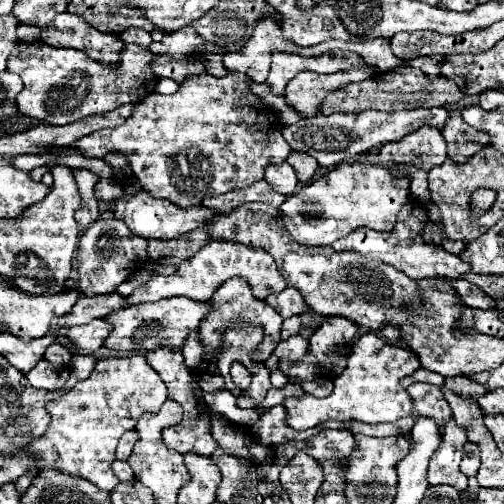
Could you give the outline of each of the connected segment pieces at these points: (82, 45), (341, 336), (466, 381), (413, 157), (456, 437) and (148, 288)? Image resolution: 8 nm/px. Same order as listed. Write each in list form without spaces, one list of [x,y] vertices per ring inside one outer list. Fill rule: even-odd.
[[[59,13],[51,25],[43,27],[41,41],[53,47],[71,47],[85,51],[91,59],[113,65],[119,61],[119,51],[125,47],[115,35],[95,31],[85,19],[71,13]]]
[[[329,317],[323,321],[319,331],[309,339],[309,353],[317,359],[321,373],[327,379],[335,379],[345,371],[347,351],[351,349],[357,325],[345,317]]]
[[[457,375],[455,379],[445,379],[443,385],[451,387],[451,391],[459,391],[459,395],[471,395],[471,399],[475,399],[475,401],[479,401],[479,397],[483,397],[487,391],[487,387],[475,383],[467,375]]]
[[[423,125],[421,129],[405,135],[401,141],[383,145],[377,159],[383,165],[411,163],[423,171],[429,171],[447,159],[447,143],[439,129]]]
[[[451,417],[443,431],[443,441],[435,455],[429,461],[427,481],[429,485],[453,485],[457,491],[467,489],[467,477],[461,473],[461,457],[463,457],[463,445],[467,443],[467,431],[465,427],[457,425]]]
[[[209,241],[207,247],[203,247],[191,259],[187,259],[187,263],[181,263],[177,267],[177,273],[173,273],[169,277],[155,275],[149,283],[145,283],[137,291],[133,291],[127,299],[127,305],[145,303],[145,301],[159,301],[165,297],[179,297],[179,295],[189,297],[189,299],[197,299],[197,301],[207,301],[207,299],[211,299],[211,295],[215,293],[215,289],[221,283],[225,283],[227,279],[231,279],[235,275],[245,277],[249,281],[253,295],[257,299],[265,299],[271,293],[281,293],[287,287],[283,275],[275,267],[275,261],[261,247],[247,247],[243,243],[233,243],[233,241]]]

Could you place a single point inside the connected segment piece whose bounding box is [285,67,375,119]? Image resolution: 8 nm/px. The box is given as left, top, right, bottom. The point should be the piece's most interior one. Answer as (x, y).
(306, 92)

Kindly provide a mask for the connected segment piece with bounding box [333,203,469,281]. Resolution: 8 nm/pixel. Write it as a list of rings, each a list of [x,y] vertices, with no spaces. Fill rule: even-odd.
[[[411,203],[411,207],[403,209],[399,213],[399,219],[395,223],[395,231],[387,231],[387,233],[377,233],[371,231],[367,227],[355,229],[351,235],[347,235],[345,239],[333,243],[335,251],[357,251],[361,255],[367,255],[369,259],[379,259],[391,267],[395,267],[397,271],[405,273],[411,279],[425,279],[425,277],[447,277],[447,279],[457,279],[459,275],[469,271],[467,263],[461,263],[461,259],[457,255],[447,253],[443,247],[431,245],[431,243],[423,243],[421,239],[421,227],[423,221],[427,219],[425,215],[425,207],[419,203]]]

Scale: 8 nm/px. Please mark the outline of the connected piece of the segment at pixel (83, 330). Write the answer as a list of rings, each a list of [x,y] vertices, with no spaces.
[[[95,319],[83,327],[71,327],[67,331],[67,337],[75,341],[77,347],[83,349],[83,353],[91,355],[103,345],[103,339],[107,339],[109,333],[111,333],[111,323],[107,323],[107,319]]]

